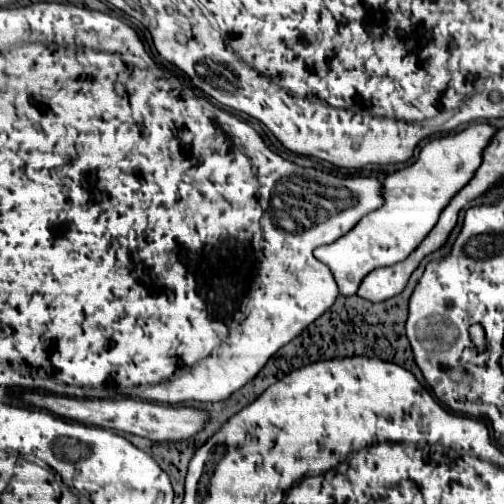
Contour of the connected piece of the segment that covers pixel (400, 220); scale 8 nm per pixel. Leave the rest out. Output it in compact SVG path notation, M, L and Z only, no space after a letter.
M472 124L466 130L430 140L414 164L404 166L382 180L384 204L366 214L356 228L328 246L314 250L314 256L324 262L338 284L342 296L356 294L362 278L376 268L392 266L410 256L410 252L436 226L442 210L474 176L482 162L482 150L490 144L494 128L488 124Z

